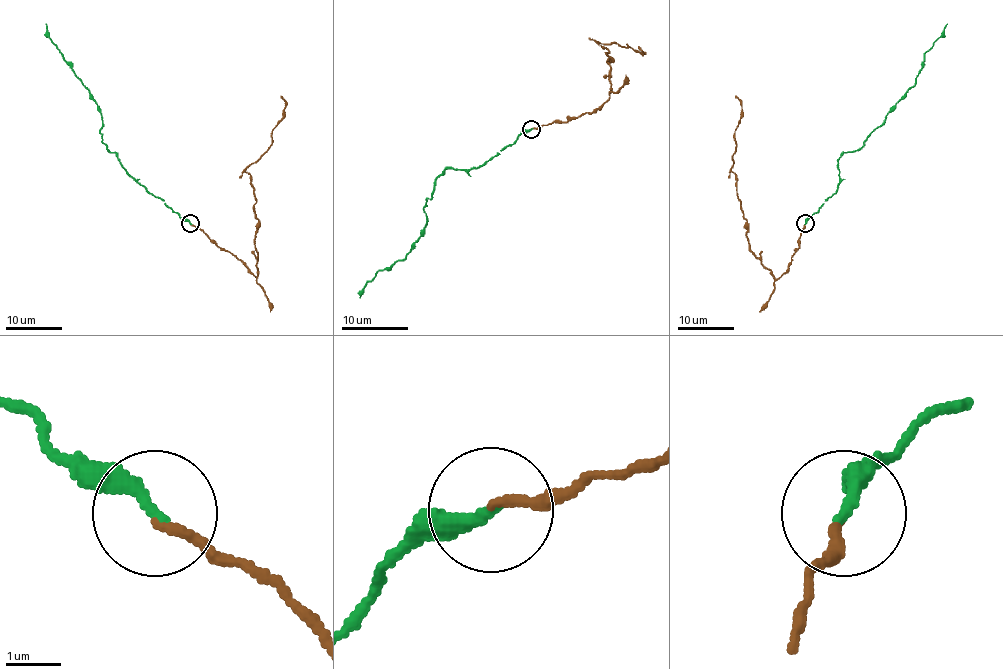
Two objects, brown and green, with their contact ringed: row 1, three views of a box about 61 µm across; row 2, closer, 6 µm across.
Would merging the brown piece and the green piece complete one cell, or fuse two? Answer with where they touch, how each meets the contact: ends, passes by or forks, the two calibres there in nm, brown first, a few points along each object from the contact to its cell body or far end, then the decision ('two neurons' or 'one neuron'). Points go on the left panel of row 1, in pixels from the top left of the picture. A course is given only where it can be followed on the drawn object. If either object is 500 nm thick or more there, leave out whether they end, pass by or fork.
at (190, 223); brown ends there; green ends there; 160 nm thick on the brown side, 280 nm on the other; brown runs (191, 224), (257, 278), (258, 219), (246, 169), (268, 148), (272, 128), (282, 117), (281, 96); green runs (191, 223), (144, 188), (127, 172), (114, 152), (109, 151), (102, 140), (100, 109), (48, 35), (45, 24); one neuron

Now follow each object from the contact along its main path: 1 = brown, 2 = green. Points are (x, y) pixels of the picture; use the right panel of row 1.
1: (805, 224), (791, 262), (776, 278), (750, 250), (731, 169), (740, 117), (735, 96)
2: (805, 223), (838, 188), (838, 159), (844, 152), (863, 145), (916, 83), (924, 53), (947, 24)

